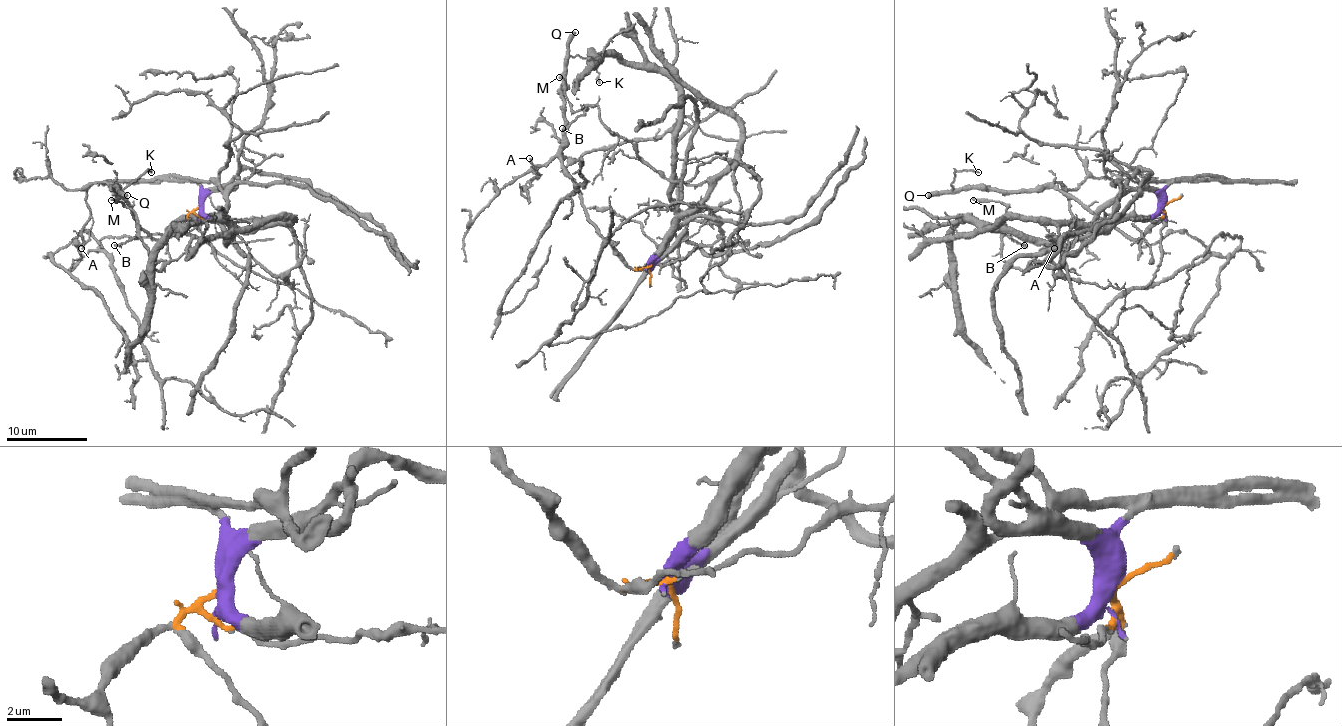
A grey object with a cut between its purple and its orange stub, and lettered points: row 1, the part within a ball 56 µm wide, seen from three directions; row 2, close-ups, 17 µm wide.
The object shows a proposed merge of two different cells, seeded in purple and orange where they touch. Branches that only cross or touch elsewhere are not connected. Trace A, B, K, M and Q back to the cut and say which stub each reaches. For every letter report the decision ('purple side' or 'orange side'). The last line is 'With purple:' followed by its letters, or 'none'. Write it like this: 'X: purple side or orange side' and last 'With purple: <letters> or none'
A: orange side
B: purple side
K: orange side
M: purple side
Q: orange side
With purple: B, M

